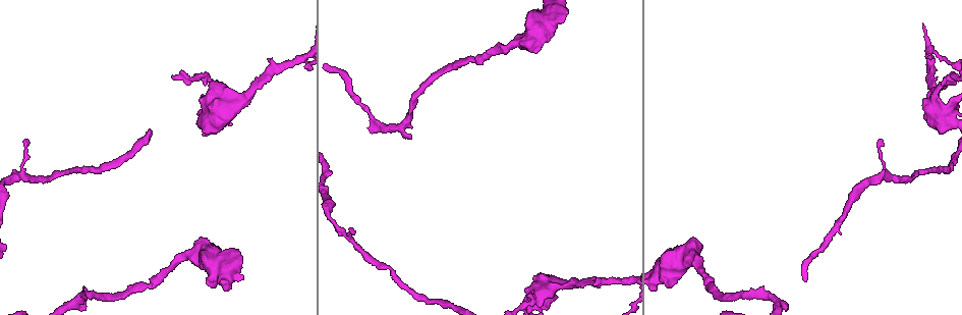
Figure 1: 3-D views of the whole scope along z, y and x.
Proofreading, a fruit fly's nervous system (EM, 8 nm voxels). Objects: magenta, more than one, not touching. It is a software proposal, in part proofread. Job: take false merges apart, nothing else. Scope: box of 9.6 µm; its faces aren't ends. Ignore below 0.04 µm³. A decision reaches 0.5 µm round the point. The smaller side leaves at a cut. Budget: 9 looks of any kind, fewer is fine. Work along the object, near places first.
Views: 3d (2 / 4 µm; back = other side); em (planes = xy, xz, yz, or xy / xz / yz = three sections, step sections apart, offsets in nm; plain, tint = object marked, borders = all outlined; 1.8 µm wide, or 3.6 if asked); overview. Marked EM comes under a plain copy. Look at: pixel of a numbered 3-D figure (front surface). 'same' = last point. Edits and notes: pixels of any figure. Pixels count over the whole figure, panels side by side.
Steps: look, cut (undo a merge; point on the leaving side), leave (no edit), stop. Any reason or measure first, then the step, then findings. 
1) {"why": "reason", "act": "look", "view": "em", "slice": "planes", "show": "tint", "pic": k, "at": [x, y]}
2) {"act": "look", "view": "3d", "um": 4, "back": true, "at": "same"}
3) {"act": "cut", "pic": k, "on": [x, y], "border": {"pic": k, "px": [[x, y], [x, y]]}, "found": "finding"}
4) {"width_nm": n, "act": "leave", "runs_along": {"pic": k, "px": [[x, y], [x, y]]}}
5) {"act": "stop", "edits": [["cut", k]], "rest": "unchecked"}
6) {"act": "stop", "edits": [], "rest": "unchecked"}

{"why": "sudden change in width", "act": "look", "view": "3d", "um": 4, "pic": 1, "at": [512, 45]}

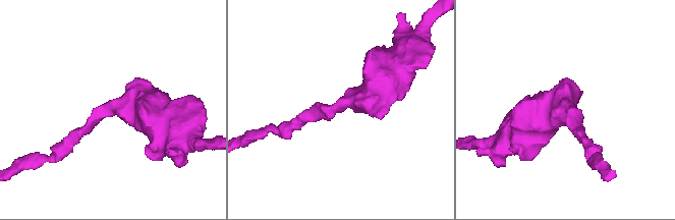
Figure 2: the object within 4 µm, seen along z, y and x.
{"arm_widths_nm": [200, 650], "act": "look", "view": "em", "slice": "xy", "step": 8, "show": "tint", "pic": 2, "at": [110, 109]}

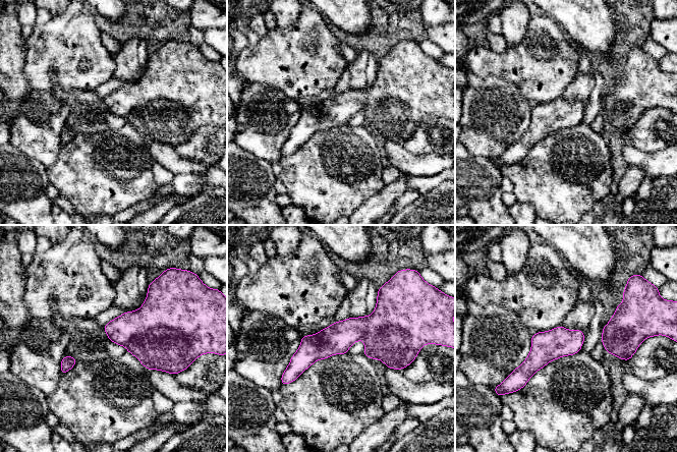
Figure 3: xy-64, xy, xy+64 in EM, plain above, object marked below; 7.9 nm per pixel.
{"why": "another direction", "act": "look", "view": "em", "slice": "xz", "step": 4, "show": "tint", "at": "same"}

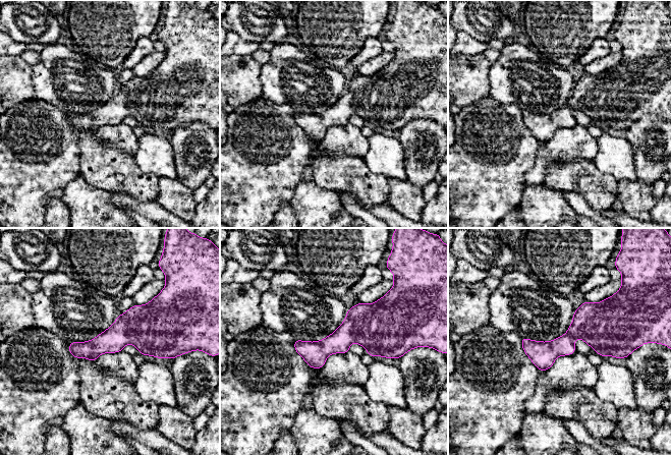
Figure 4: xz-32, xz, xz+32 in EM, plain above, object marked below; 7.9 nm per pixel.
{"act": "leave", "found": "all the same cell"}

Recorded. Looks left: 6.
{"why": "abrupt turn", "act": "look", "view": "em", "slice": "planes", "show": "tint", "pic": 1, "at": [952, 123]}

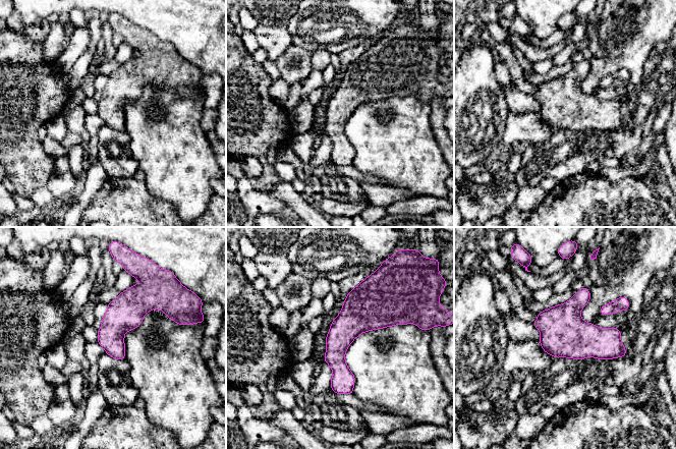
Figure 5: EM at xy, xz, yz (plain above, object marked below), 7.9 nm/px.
{"width_nm": 220, "act": "leave", "found": "all the same cell"}

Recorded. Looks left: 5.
{"why": "thick turns thin", "act": "look", "view": "em", "slice": "planes", "show": "borders", "pic": 1, "at": [933, 75]}

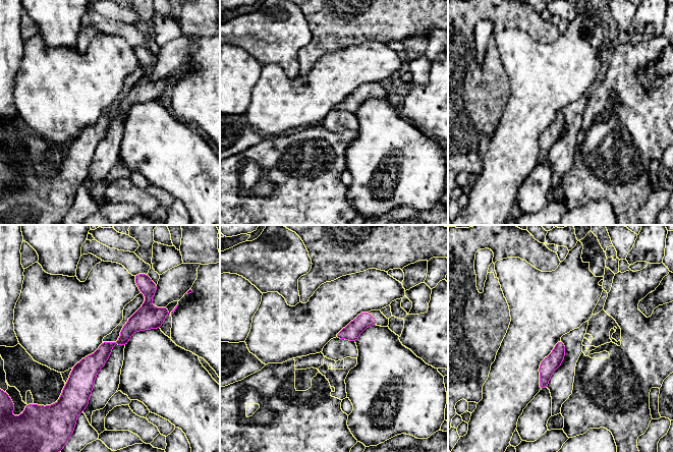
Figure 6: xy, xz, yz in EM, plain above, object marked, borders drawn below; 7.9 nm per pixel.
{"act": "leave", "found": "all the same cell"}

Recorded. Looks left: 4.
{"act": "look", "view": "3d", "um": 2, "pic": 1, "at": [64, 174]}

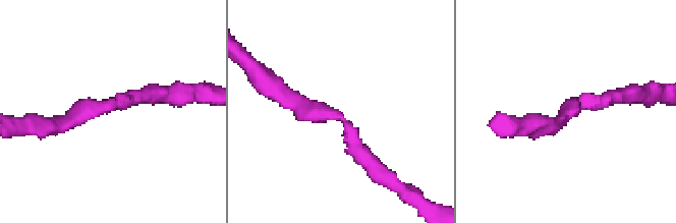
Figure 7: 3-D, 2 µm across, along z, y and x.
{"act": "look", "view": "em", "slice": "planes", "show": "borders", "pic": 7, "at": [584, 107]}

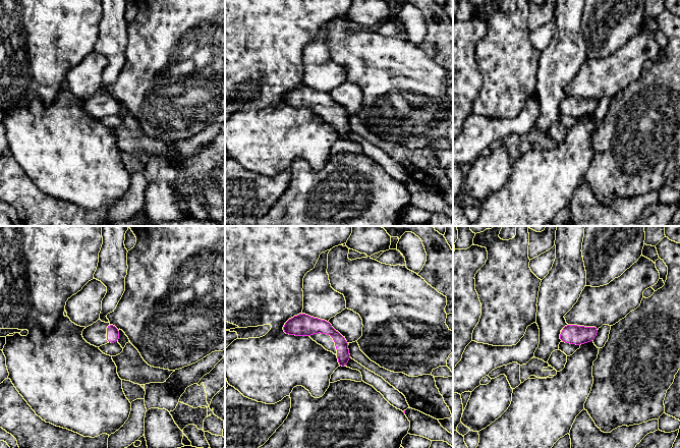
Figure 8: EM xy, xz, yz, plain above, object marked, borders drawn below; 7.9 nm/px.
{"act": "leave", "found": "continuous, no second cell"}

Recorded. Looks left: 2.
{"act": "stop", "edits": [], "rest": "unchecked"}

